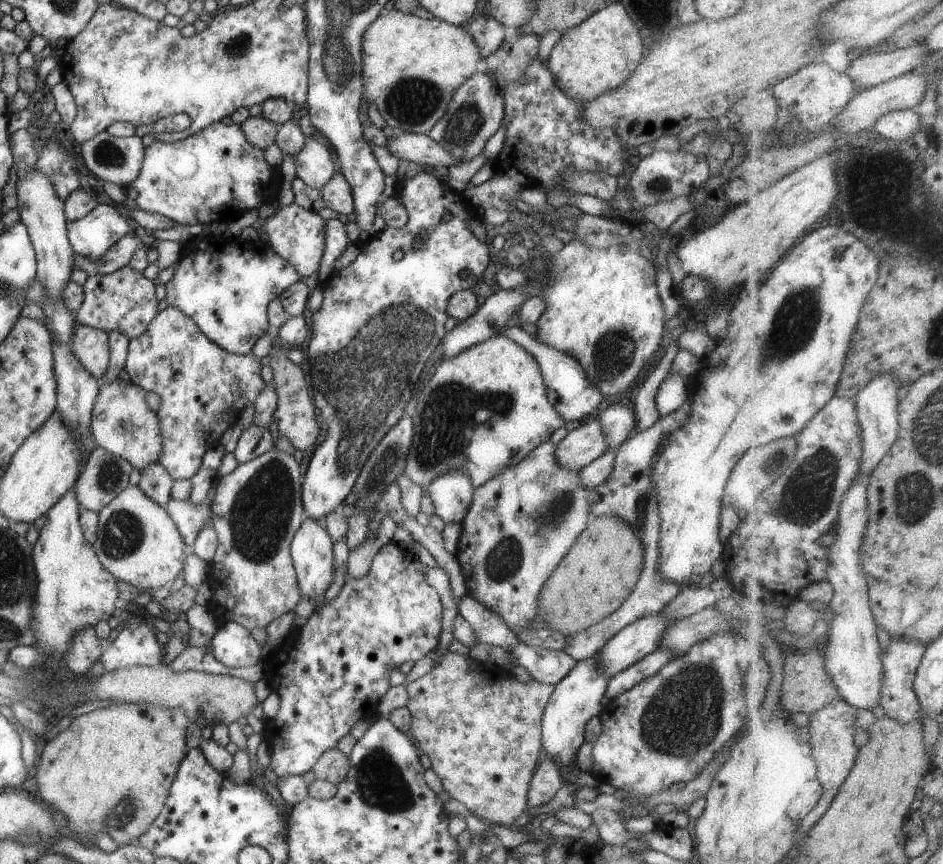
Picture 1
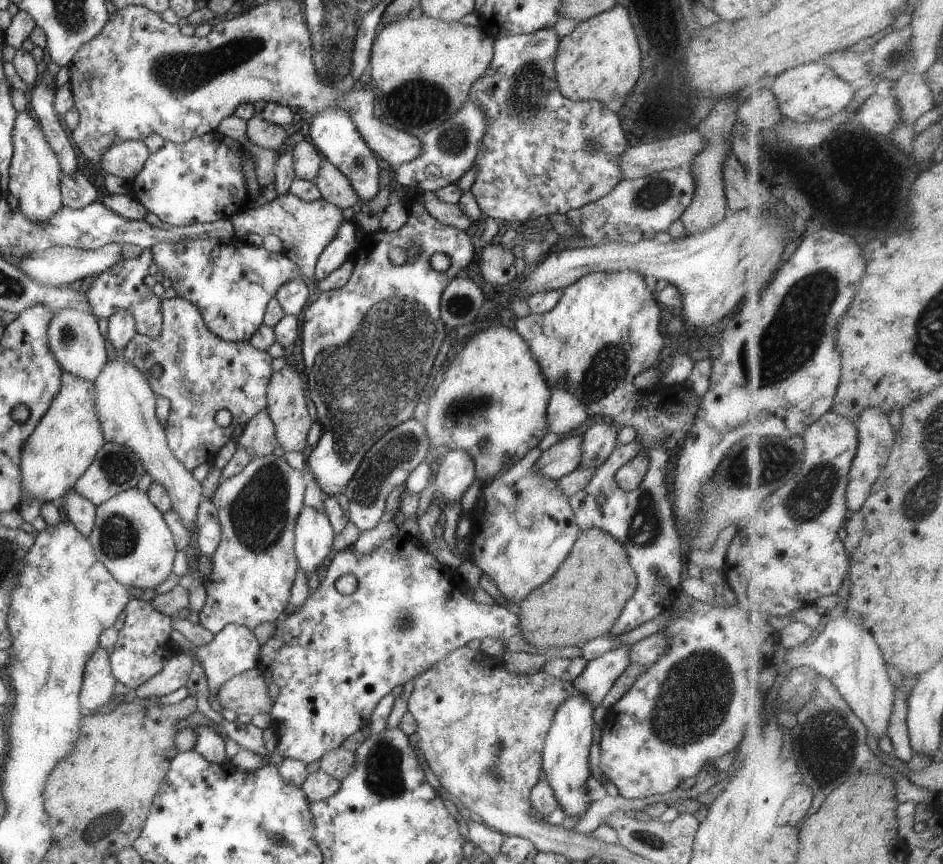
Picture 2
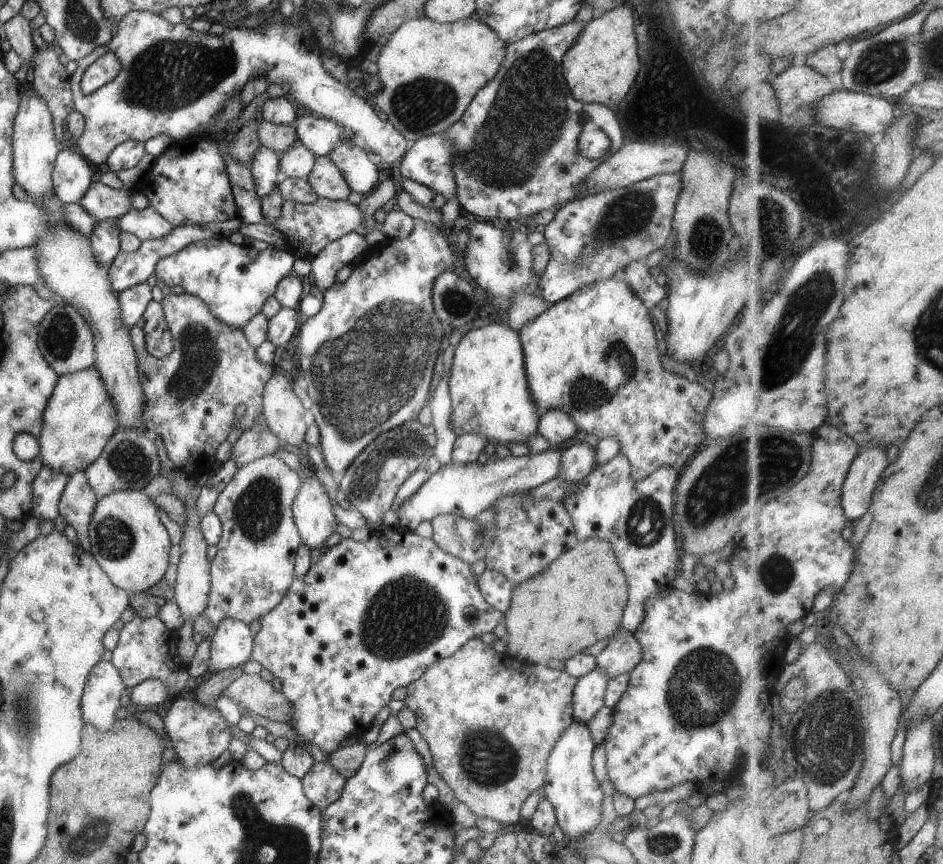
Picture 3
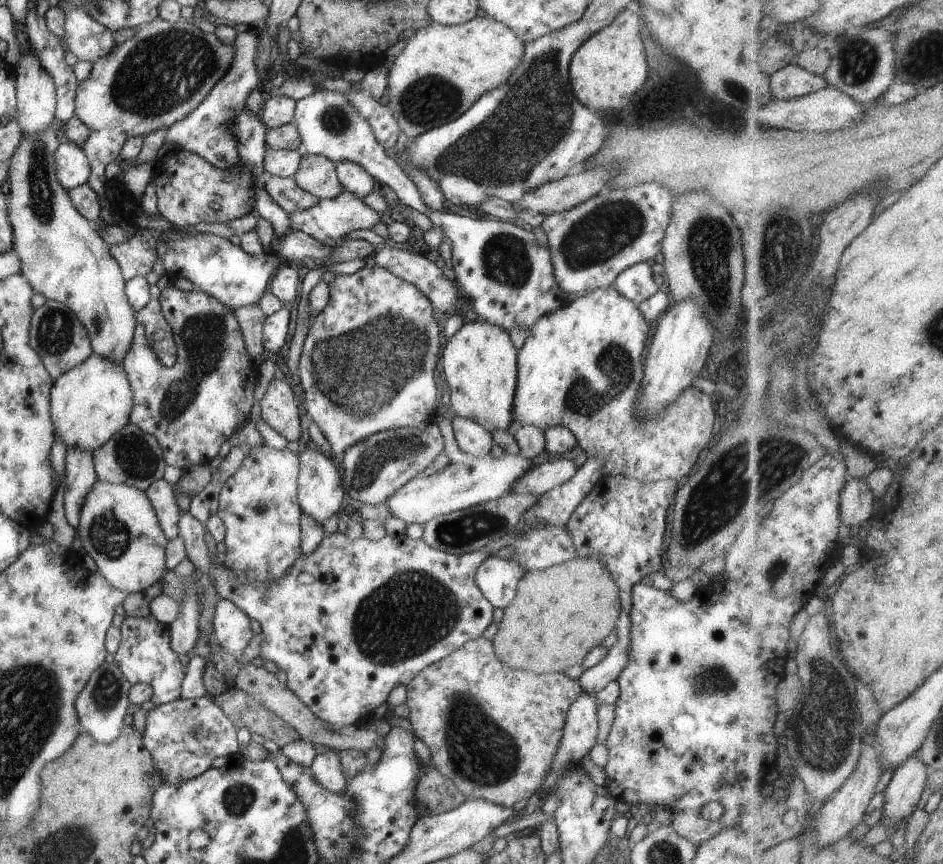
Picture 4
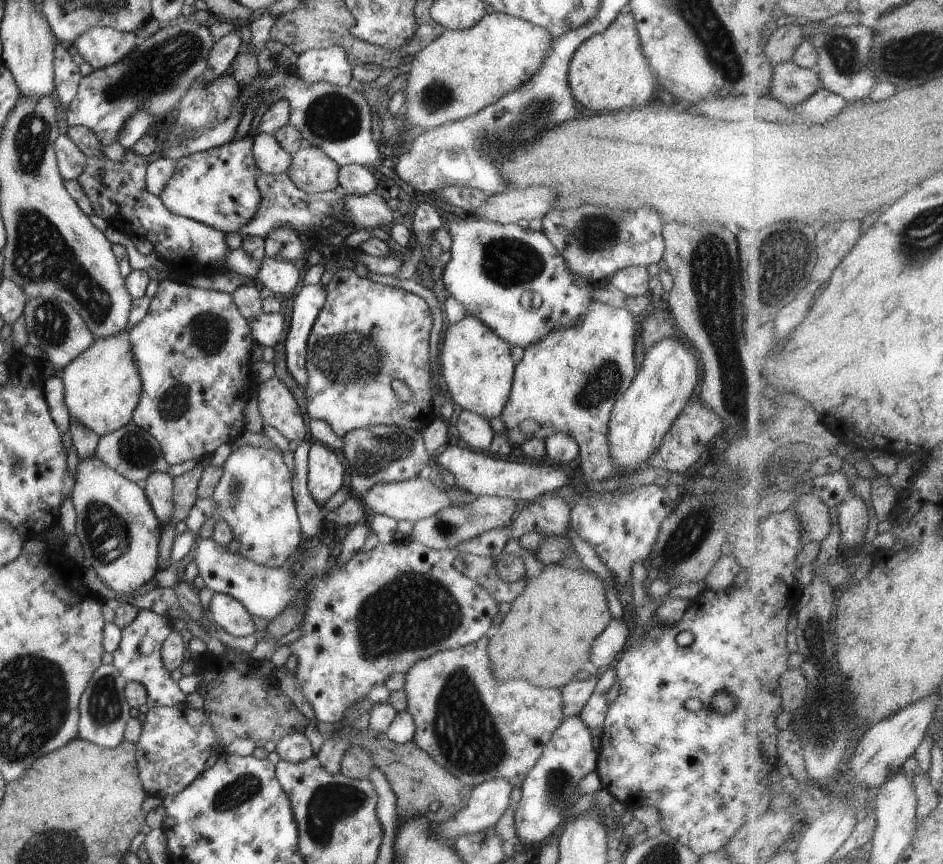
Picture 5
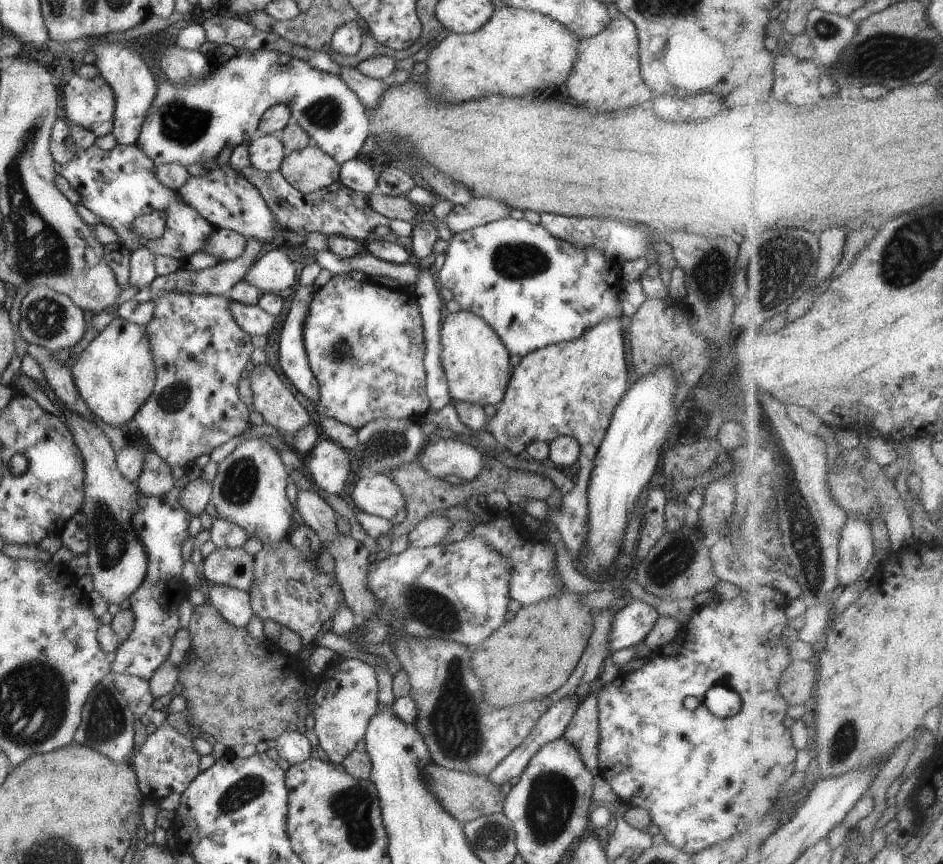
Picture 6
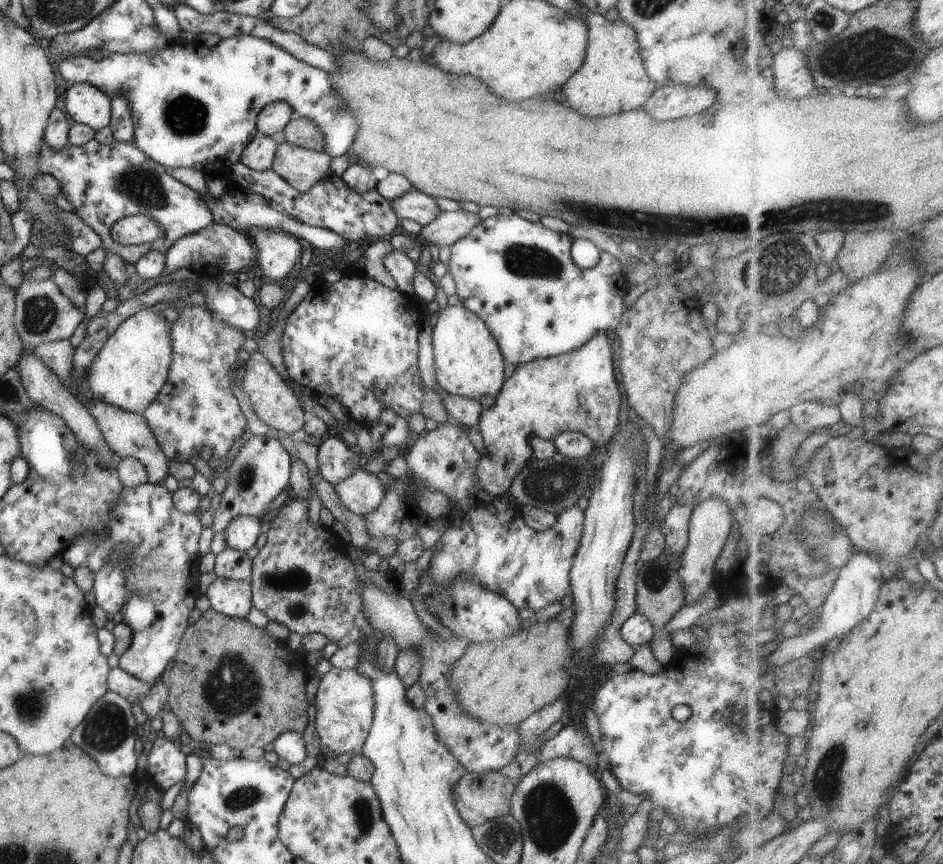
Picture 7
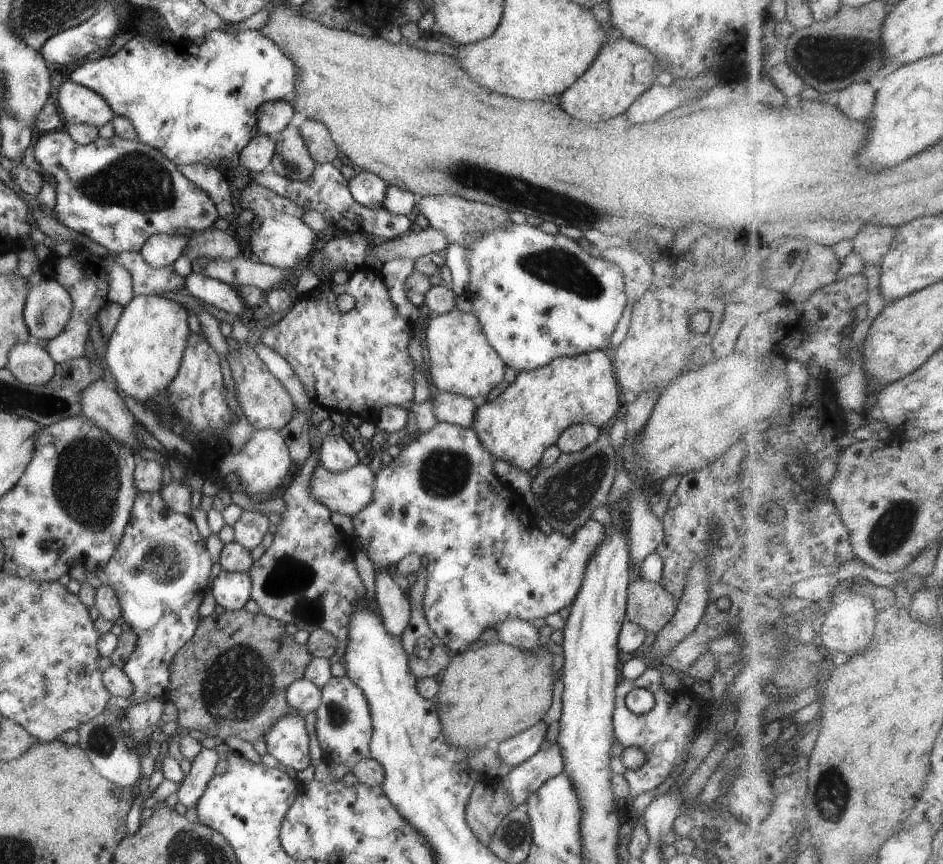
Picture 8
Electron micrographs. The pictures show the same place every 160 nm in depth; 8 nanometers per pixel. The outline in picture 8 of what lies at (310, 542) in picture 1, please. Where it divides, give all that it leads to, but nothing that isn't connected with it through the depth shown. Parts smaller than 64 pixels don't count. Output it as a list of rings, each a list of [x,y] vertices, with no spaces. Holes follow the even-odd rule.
[[[327,433],[322,436],[323,442],[319,446],[318,460],[327,472],[343,472],[358,464],[357,454],[351,445],[341,437]]]

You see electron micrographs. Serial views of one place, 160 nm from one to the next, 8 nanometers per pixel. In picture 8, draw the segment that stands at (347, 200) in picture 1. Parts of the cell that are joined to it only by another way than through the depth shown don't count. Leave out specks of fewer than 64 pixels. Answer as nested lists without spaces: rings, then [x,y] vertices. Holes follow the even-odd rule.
[[[288,124],[274,137],[274,154],[268,170],[291,181],[305,181],[311,177],[316,166],[297,132],[295,126]]]

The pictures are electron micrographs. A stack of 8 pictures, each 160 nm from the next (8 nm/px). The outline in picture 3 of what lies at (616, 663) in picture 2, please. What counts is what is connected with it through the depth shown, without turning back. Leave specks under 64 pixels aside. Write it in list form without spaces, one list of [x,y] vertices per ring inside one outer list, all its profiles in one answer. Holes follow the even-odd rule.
[[[599,667],[577,679],[572,692],[572,720],[587,725],[601,706],[607,681],[610,678]]]

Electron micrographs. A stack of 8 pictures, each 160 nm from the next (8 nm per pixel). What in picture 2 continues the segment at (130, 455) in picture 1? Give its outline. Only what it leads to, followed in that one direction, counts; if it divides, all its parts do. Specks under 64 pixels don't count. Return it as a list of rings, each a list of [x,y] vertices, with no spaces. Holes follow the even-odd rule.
[[[115,349],[115,358],[107,359],[103,364],[100,373],[94,378],[93,386],[95,389],[95,408],[96,417],[105,441],[111,441],[119,446],[130,448],[133,454],[141,461],[144,472],[149,474],[150,478],[155,483],[159,483],[165,487],[167,491],[171,509],[173,509],[177,516],[188,527],[191,535],[191,530],[194,526],[194,518],[200,502],[203,500],[201,495],[201,485],[192,477],[192,474],[173,456],[169,450],[165,435],[164,428],[155,419],[155,394],[151,390],[149,383],[145,376],[143,376],[136,366],[133,366],[122,355],[121,349]]]

